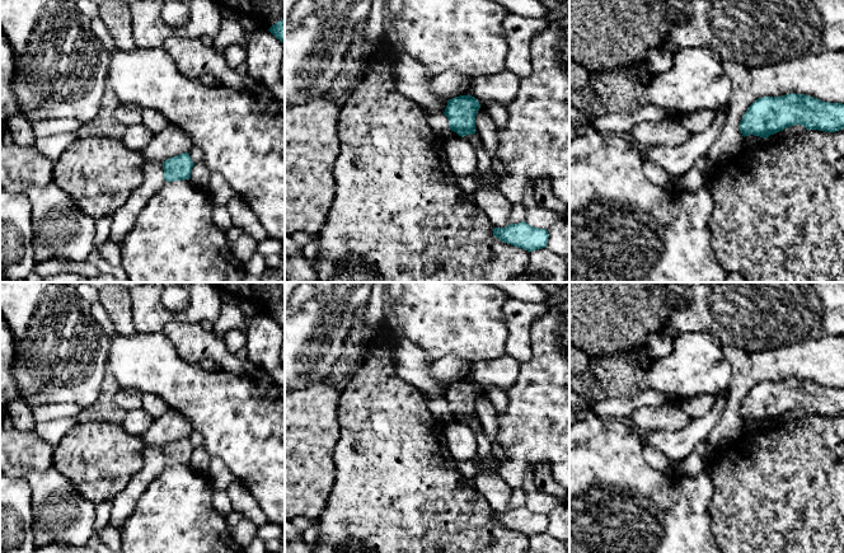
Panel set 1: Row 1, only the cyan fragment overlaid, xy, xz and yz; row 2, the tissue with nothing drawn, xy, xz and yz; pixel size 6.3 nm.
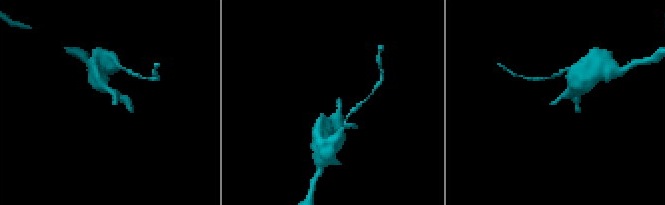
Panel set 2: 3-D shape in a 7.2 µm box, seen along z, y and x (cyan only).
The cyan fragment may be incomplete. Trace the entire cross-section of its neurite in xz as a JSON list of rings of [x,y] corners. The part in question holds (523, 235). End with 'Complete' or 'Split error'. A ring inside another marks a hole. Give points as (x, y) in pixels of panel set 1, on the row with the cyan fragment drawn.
[[[526,221],[493,228],[493,235],[503,243],[522,248],[529,253],[545,248],[549,238],[547,229],[530,226]]]. Complete

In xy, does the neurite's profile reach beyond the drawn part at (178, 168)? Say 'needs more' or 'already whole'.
already whole

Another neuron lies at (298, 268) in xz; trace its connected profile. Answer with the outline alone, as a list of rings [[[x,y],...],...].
[[[303,252],[285,257],[285,282],[318,282],[313,258],[306,258]]]

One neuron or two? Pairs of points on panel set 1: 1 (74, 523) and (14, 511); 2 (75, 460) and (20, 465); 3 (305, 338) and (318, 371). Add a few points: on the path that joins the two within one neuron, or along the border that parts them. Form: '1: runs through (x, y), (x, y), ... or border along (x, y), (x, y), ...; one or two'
1: border along (28, 486), (34, 539); two
2: border along (55, 448), (52, 465); two
3: runs through (305, 346), (305, 355), (312, 364); one

